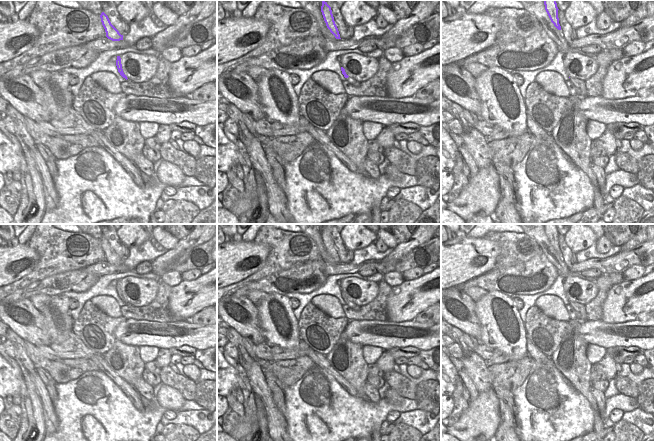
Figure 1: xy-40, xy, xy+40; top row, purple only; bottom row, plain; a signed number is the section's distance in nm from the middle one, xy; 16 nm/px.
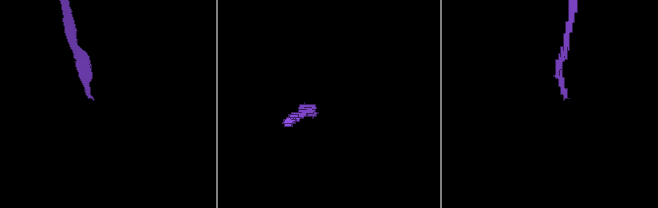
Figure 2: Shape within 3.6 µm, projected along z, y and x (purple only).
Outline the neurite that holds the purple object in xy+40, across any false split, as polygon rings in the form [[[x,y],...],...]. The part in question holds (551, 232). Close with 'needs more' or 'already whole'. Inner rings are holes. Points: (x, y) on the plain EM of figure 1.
[[[543,224],[545,229],[545,234],[551,244],[551,246],[554,248],[554,250],[561,254],[561,250],[559,248],[559,242],[558,242],[558,231],[556,224]]]; already whole

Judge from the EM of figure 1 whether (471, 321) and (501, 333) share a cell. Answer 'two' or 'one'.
two

